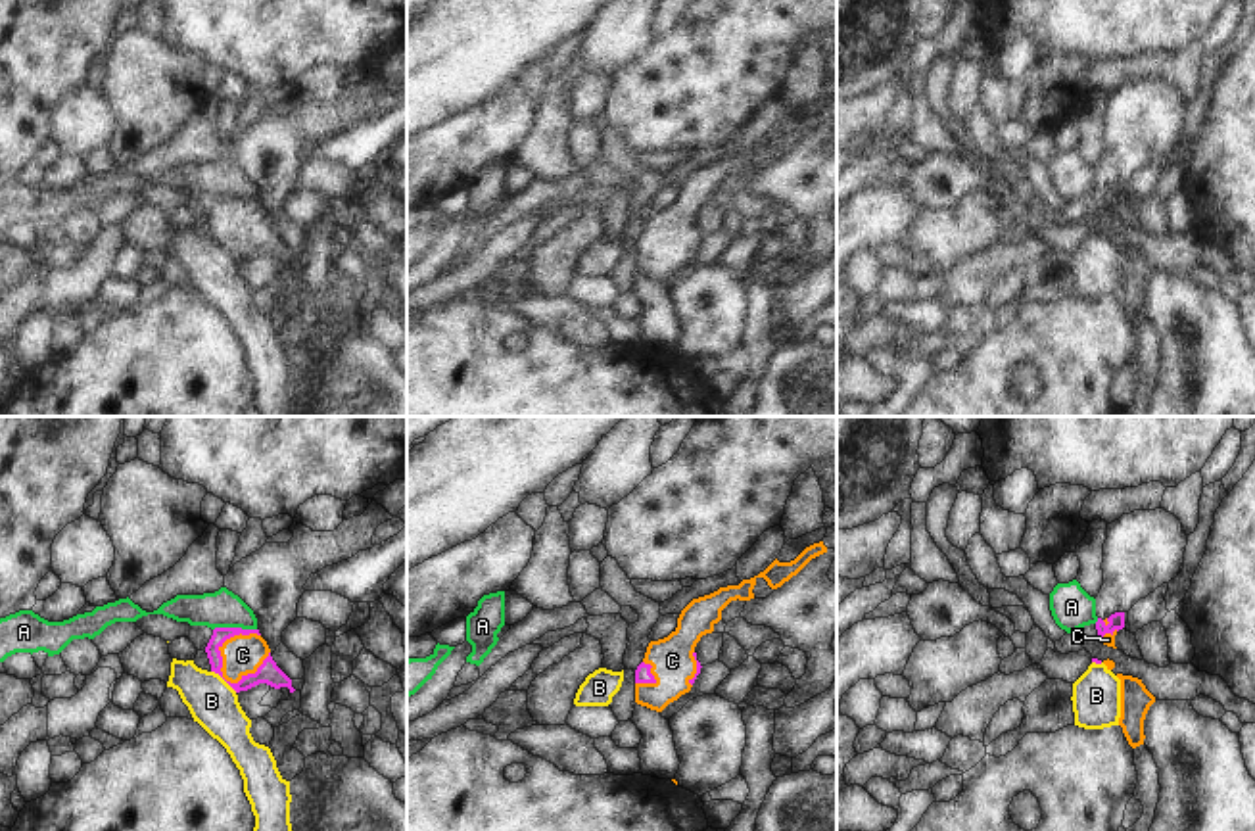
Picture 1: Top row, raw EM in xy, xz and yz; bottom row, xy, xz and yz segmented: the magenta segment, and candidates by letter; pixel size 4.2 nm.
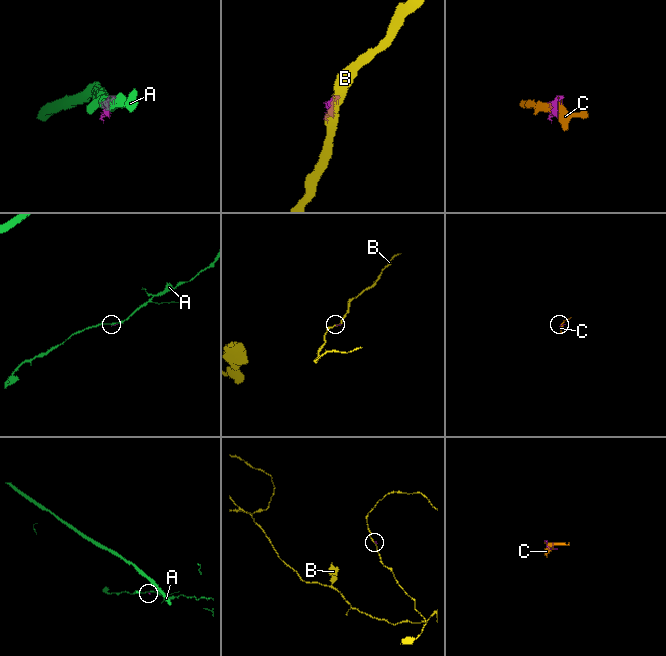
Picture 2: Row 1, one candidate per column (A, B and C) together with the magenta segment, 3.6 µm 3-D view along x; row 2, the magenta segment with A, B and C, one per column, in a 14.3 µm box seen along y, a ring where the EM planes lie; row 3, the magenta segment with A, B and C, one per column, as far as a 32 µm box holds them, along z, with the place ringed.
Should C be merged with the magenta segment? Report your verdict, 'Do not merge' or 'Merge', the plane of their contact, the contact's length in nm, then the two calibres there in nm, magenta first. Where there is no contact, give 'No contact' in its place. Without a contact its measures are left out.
Merge. Touches magenta in xy. Shared border 240 nm. Thickness 90 nm (magenta) against 170 nm

